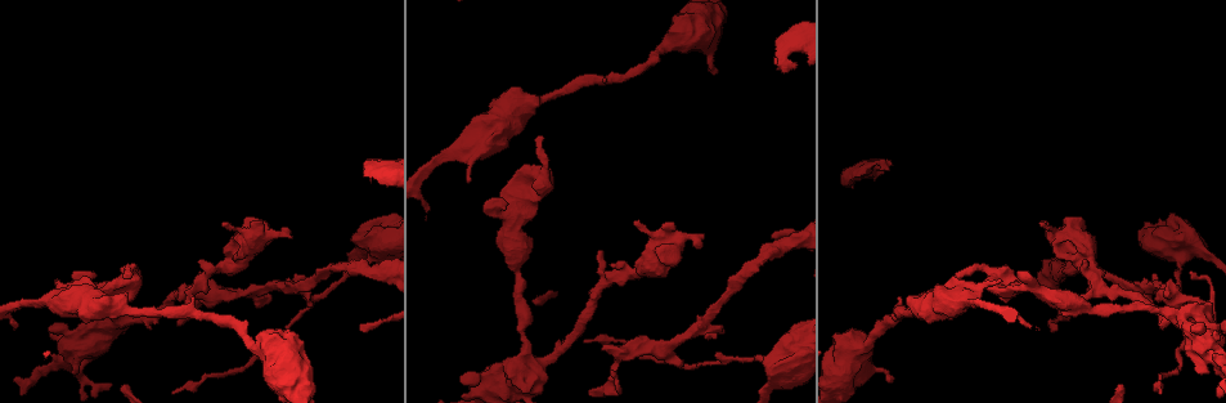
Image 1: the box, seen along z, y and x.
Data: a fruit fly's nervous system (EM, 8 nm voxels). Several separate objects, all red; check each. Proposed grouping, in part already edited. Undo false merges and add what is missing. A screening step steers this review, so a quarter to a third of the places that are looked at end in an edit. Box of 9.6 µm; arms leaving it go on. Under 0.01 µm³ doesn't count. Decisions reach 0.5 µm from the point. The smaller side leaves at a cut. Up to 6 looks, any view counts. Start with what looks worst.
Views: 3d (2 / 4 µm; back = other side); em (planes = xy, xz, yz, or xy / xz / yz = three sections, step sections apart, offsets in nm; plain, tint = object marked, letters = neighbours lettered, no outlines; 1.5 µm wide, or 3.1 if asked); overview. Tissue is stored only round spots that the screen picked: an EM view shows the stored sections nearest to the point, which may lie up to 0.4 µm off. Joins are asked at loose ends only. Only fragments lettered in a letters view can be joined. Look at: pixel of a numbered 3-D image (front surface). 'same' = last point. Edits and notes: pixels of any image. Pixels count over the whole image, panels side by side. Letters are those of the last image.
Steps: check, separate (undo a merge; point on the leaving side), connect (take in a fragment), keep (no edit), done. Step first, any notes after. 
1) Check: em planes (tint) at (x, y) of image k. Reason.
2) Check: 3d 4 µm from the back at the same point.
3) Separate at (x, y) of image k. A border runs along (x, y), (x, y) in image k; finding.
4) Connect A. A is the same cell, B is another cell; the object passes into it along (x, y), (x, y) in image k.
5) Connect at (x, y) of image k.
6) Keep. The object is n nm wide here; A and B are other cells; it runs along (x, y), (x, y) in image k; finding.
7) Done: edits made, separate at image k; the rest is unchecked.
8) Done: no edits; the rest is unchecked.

Check: 3d 2 µm at (469, 180) of image 1. An open end.

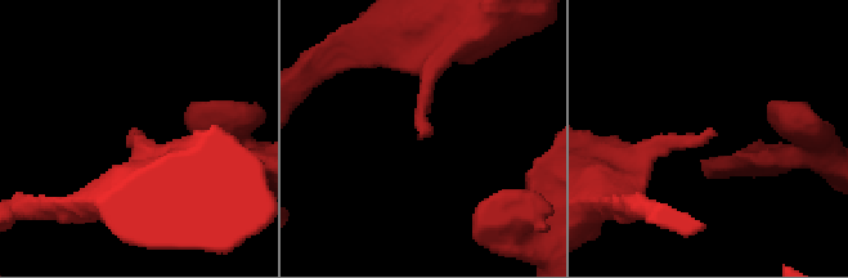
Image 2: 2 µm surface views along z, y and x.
Check: em planes (letters) at (130, 133) of image 2. Shape alone is not enough.

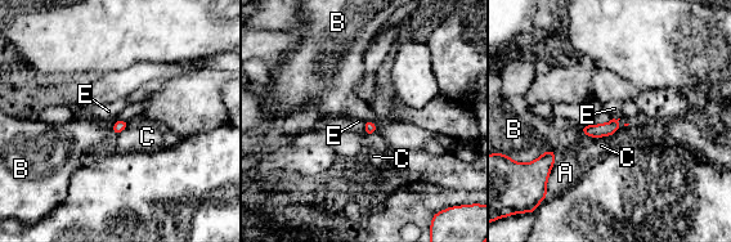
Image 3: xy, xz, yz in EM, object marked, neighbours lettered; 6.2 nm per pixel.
Keep. A, B, C and E are other cells; none of them fits.

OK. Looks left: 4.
Check: em planes (tint) at (681, 367) of image 1. Branch stops here.

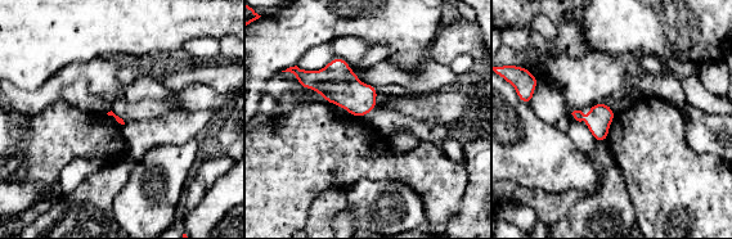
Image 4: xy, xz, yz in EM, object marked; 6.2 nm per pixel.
Check: em planes (letters) at the same point.

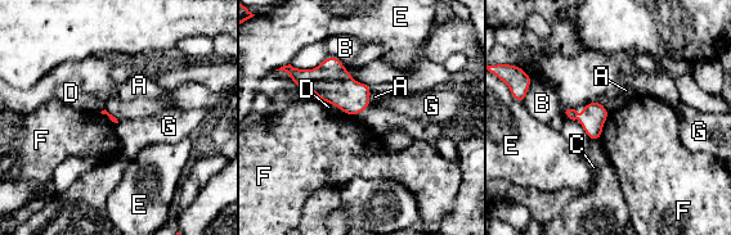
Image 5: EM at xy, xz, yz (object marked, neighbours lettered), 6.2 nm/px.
Keep. A, B, C, D, E, F and G are other cells; a border runs along (610, 112), (602, 126), (600, 139) in image 5; no lettered fragment goes on from it.

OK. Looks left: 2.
Done: no edits; the rest is unchecked.

